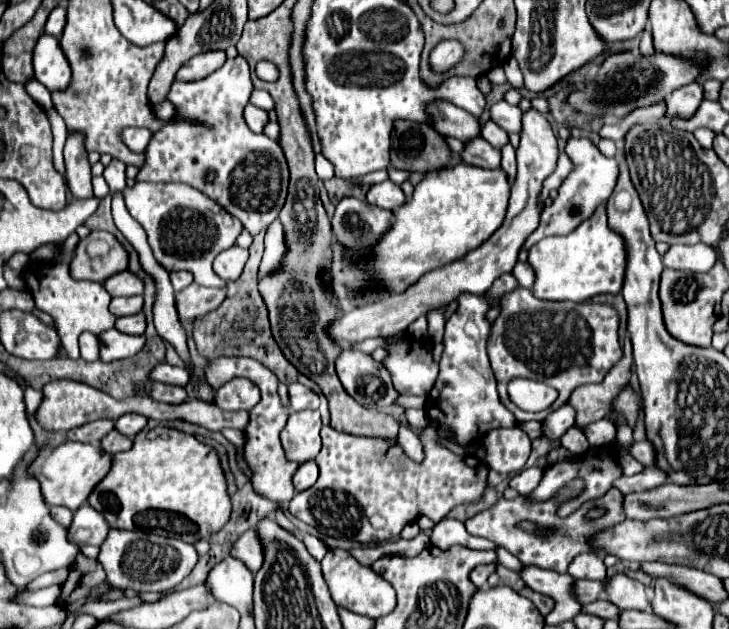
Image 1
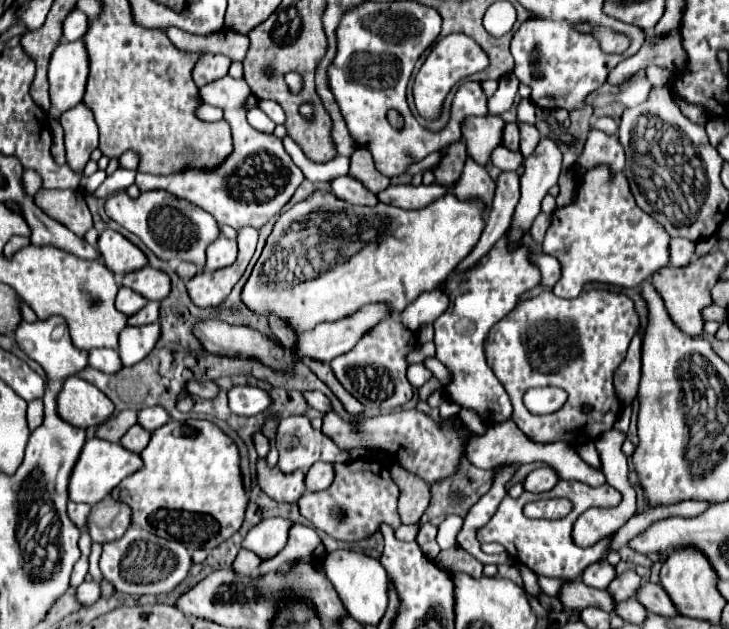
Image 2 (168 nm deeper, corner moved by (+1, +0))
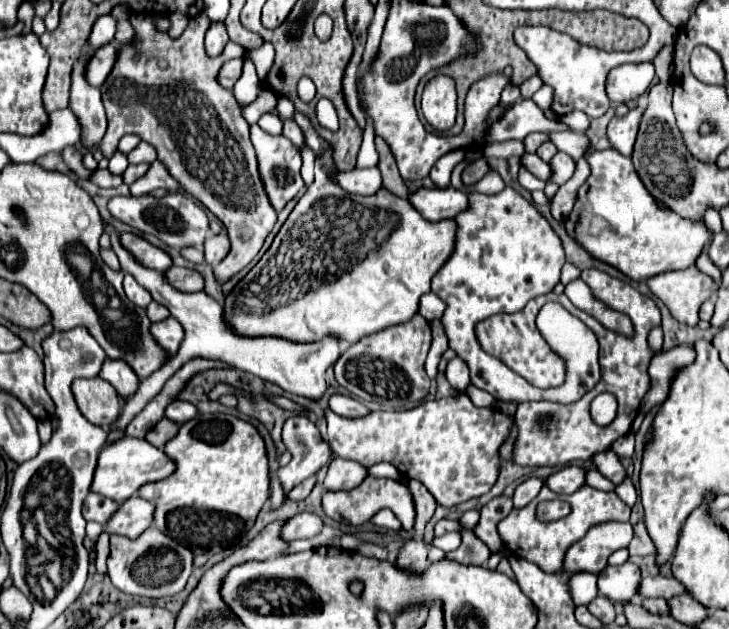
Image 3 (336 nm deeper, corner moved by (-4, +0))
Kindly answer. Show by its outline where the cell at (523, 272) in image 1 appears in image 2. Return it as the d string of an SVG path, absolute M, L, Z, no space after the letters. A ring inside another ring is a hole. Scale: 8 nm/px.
M531 253L531 263L535 263L535 267L539 267L539 273L541 273L541 287L553 287L559 279L559 273L561 273L561 267L559 267L559 261L549 257L549 255L543 255L543 253Z

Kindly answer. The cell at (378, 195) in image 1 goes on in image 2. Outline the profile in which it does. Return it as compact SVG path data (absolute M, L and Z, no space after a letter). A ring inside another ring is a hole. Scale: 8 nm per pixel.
M389 185L385 191L381 191L377 195L377 199L381 203L399 207L399 209L423 209L427 207L431 201L435 201L437 197L445 195L447 187L443 185Z

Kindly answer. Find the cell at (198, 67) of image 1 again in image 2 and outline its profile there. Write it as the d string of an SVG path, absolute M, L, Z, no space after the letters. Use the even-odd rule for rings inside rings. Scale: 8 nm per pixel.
M203 55L199 57L199 63L195 63L195 71L191 75L195 83L201 87L217 77L227 75L229 65L231 65L231 59L227 59L225 55Z

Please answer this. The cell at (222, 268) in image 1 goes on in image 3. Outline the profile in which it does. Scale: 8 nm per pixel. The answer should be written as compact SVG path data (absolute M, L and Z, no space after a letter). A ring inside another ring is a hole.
M222 231L218 235L210 235L204 243L204 255L206 255L206 263L210 265L216 265L220 263L230 251L230 239L228 239L228 233Z

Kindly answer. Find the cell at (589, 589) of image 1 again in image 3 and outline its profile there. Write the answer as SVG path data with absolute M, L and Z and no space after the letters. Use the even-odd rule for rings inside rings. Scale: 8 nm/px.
M656 575L656 577L648 577L648 579L642 579L640 583L640 595L642 597L664 597L664 599L672 599L680 593L688 593L684 589L684 585L676 579L666 579L662 575Z

